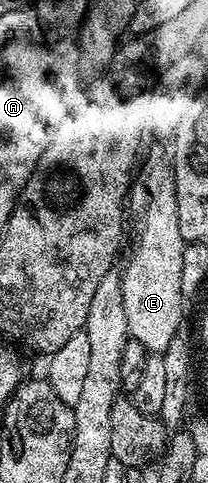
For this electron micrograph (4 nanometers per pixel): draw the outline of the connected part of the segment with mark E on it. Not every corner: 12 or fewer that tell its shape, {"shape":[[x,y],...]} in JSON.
{"shape":[[172,167],[133,186],[139,235],[121,270],[128,335],[162,356],[185,301]]}

